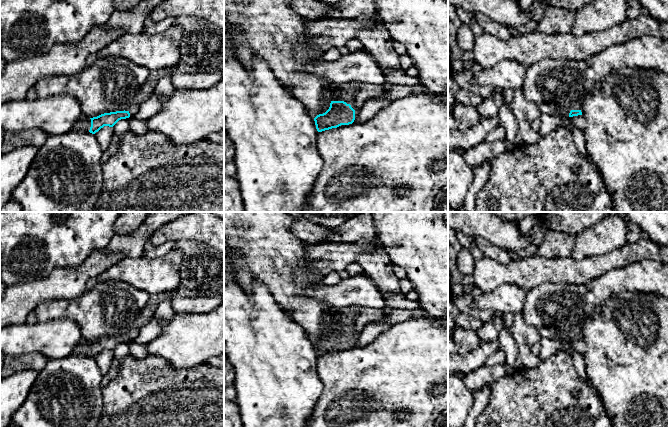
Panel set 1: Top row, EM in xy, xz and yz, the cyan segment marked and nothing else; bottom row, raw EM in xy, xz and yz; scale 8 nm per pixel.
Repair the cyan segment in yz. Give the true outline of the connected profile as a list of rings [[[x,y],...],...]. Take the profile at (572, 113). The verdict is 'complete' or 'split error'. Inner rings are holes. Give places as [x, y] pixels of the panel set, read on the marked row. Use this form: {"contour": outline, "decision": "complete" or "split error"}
{"contour": [[[554,102],[543,103],[539,105],[542,114],[560,115],[560,116],[578,116],[582,115],[581,110],[570,110],[567,106],[558,106]]], "decision": "split error"}

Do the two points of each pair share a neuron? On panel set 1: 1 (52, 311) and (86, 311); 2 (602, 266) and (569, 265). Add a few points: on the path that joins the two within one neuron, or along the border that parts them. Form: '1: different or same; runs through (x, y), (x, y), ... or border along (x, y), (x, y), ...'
1: same; runs through (60, 311), (78, 311)
2: same; runs through (594, 266), (577, 266)

